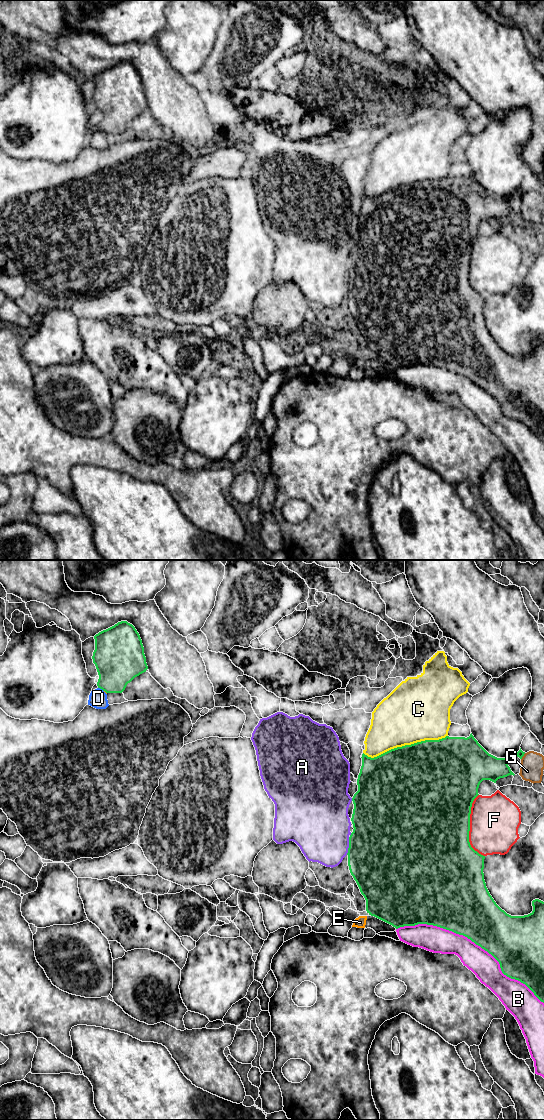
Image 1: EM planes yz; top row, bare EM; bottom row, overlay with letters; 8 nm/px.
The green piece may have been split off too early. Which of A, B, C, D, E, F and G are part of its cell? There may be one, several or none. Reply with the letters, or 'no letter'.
no letter

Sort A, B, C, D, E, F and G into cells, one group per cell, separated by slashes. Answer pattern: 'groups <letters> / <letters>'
groups A / B / C / D E / F / G

